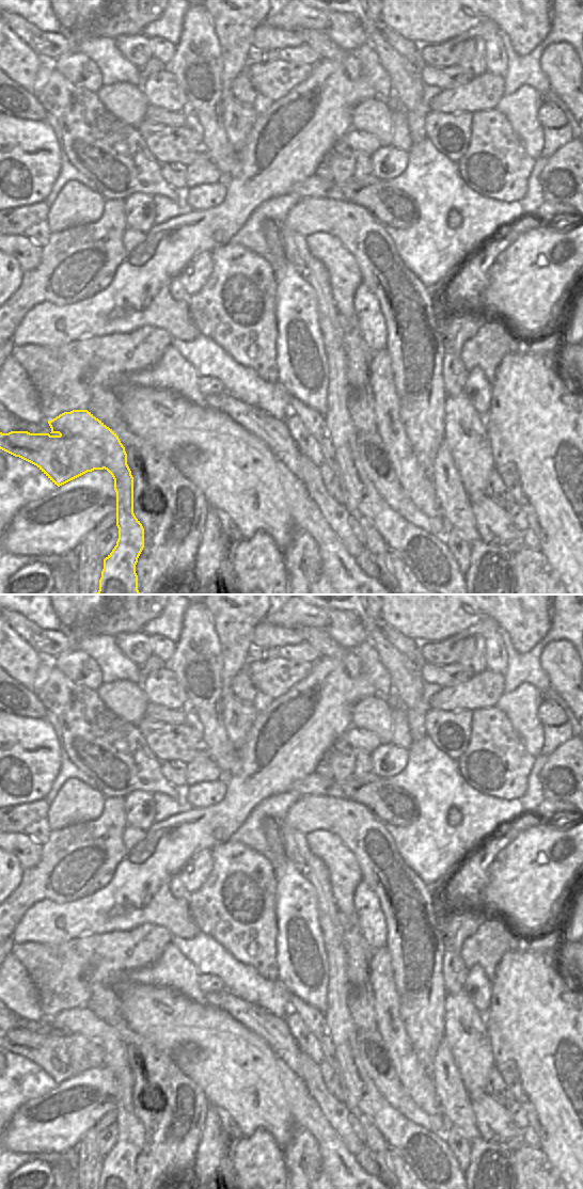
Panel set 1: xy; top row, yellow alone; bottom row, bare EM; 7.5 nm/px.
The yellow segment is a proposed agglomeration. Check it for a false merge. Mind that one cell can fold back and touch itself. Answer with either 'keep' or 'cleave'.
cleave

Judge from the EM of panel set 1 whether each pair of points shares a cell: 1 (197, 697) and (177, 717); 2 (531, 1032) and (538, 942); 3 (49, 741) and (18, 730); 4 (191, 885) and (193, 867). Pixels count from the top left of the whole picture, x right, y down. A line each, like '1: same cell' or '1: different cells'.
1: different cells
2: different cells
3: same cell
4: same cell

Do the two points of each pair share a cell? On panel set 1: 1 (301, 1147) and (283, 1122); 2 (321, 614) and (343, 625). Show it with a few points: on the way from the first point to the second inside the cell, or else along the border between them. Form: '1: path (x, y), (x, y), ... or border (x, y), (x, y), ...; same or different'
1: border (316, 1140), (297, 1127), (282, 1150); different
2: path (327, 616), (330, 616), (337, 623); same

